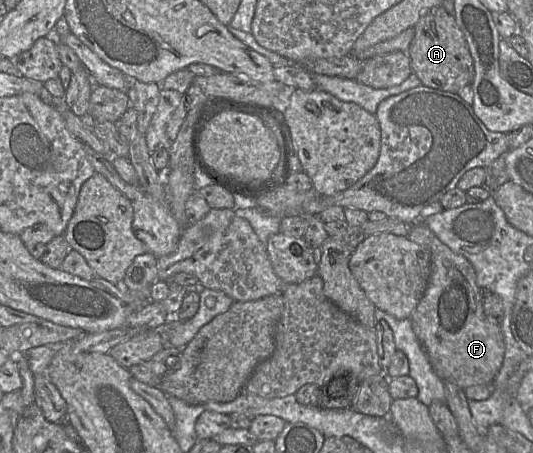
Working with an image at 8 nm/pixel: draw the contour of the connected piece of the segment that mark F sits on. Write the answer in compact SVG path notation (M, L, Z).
M422 221L409 226L408 238L431 252L429 282L410 319L413 331L425 349L434 371L443 381L453 382L462 389L493 383L504 362L504 336L499 321L491 319L484 311L482 288L477 285L473 265L463 255L453 252L442 243Z

